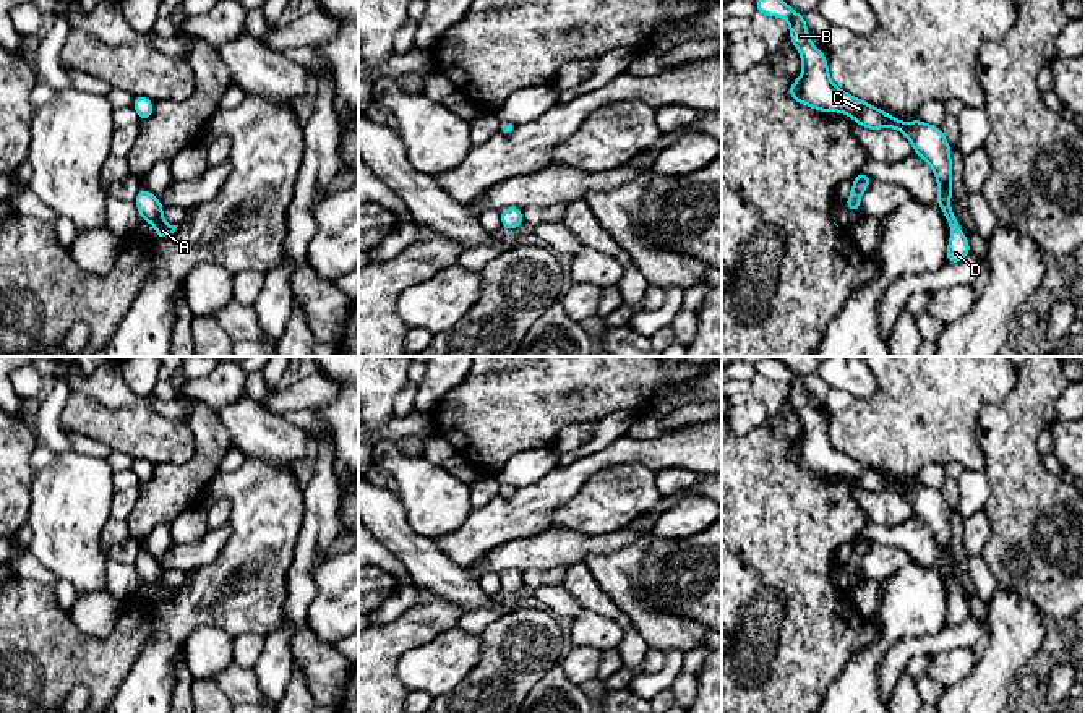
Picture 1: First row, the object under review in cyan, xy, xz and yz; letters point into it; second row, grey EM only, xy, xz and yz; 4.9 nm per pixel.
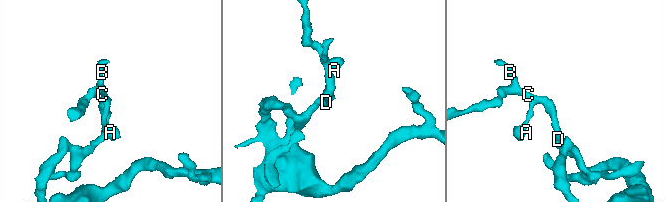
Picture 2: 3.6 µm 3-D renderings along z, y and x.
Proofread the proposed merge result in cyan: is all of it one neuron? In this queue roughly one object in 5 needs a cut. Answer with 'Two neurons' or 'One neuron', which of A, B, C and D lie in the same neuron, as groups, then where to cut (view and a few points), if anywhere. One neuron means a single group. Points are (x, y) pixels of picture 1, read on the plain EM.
One neuron. Groups: A B C D. No split

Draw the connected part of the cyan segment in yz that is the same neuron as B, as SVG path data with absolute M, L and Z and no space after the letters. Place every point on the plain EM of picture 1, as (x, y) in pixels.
M767 356L754 363L754 368L757 376L782 379L790 387L790 402L803 423L803 438L788 452L788 459L793 463L821 475L847 476L855 486L868 493L895 491L911 504L915 517L933 530L939 549L936 566L944 575L947 588L952 591L946 624L955 627L965 622L970 617L970 606L960 595L960 587L949 566L949 561L954 557L952 512L941 491L923 486L916 480L911 486L902 485L835 450L827 434L827 420L809 403L804 379L791 373L775 356Z

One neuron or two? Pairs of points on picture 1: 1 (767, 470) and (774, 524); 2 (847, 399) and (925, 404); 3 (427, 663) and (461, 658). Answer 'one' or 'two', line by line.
1: one
2: two
3: one

